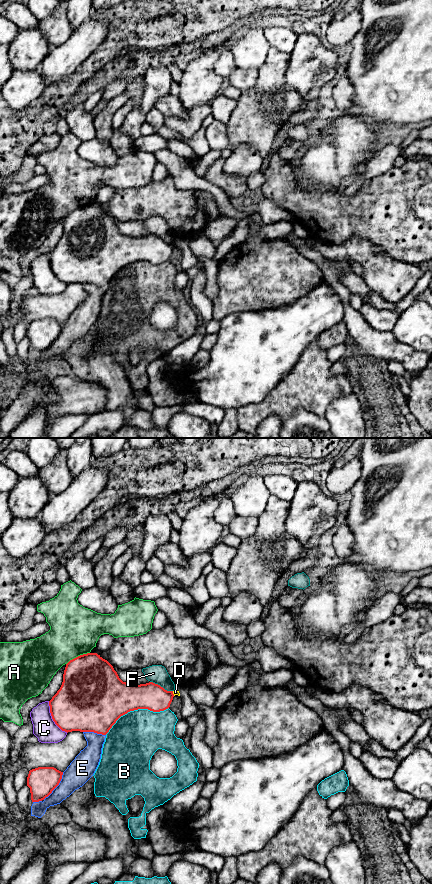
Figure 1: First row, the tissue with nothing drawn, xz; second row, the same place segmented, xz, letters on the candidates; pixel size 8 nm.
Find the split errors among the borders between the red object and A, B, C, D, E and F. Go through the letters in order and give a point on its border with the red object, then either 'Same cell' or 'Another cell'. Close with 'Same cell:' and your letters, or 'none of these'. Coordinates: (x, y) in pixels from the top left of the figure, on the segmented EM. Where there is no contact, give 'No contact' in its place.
A: Touches red at xz (78, 656). Another cell
B: Touches red at xz (135, 709). Another cell
C: Touches red at xz (52, 718). Another cell
D: Touches red at xz (172, 693). Another cell
E: Touches red at xz (57, 785). Another cell
F: Touches red at xz (160, 686). Another cell
Same cell: none of these

